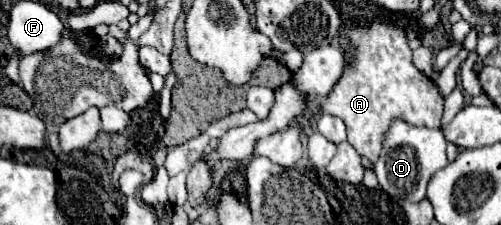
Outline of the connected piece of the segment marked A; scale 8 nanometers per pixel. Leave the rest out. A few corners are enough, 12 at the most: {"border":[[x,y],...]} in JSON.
{"border":[[352,27],[326,97],[370,163],[396,117],[440,127],[444,101],[400,27]]}

